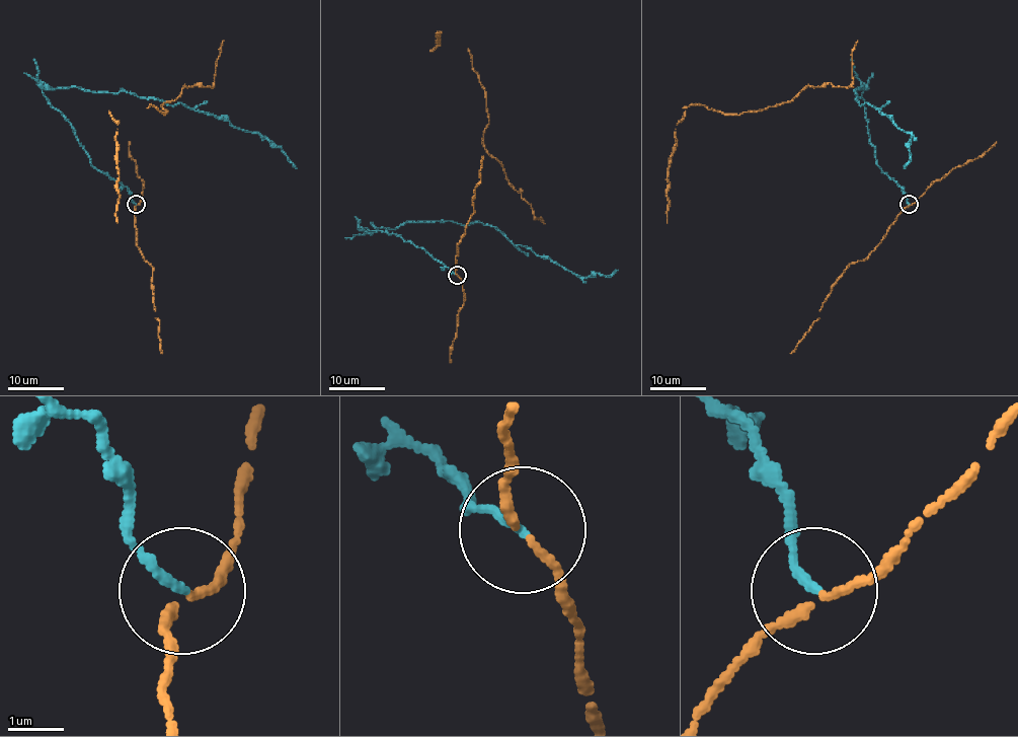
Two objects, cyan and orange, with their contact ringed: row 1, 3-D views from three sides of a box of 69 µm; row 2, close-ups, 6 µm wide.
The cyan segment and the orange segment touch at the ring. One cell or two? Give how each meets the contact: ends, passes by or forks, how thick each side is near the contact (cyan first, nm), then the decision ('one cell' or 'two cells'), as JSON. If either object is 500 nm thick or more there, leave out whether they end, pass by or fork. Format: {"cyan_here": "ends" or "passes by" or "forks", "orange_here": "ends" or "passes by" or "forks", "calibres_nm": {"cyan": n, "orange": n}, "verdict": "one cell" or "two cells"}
{"cyan_here": "ends", "orange_here": "passes by", "calibres_nm": {"cyan": 150, "orange": 130}, "verdict": "two cells"}

